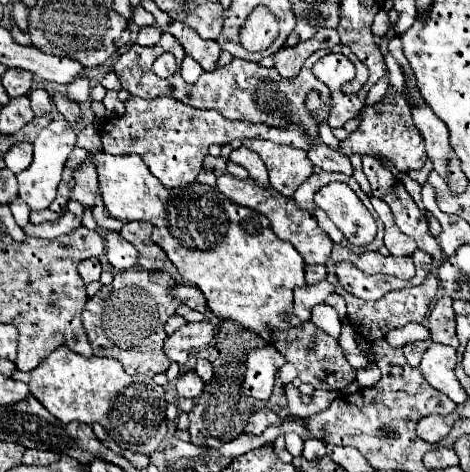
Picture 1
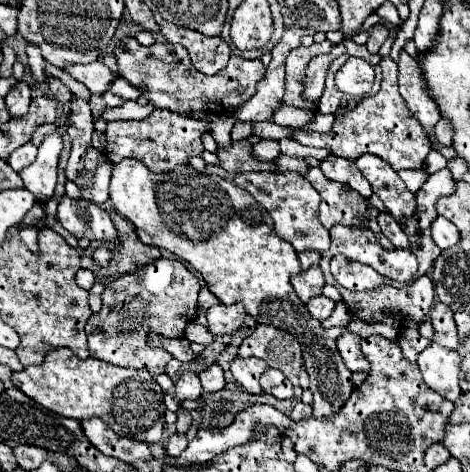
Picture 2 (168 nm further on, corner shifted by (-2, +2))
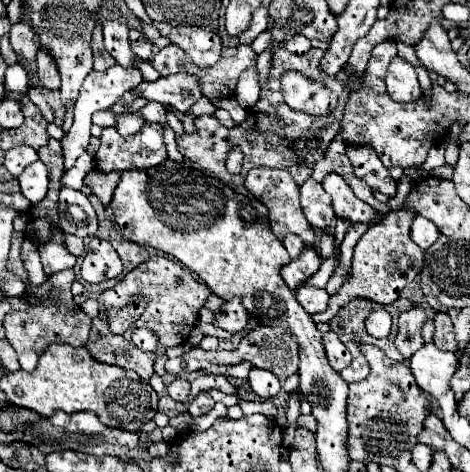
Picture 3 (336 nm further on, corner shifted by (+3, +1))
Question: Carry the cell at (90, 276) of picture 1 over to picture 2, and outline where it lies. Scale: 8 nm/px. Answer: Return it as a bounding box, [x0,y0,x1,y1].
[76,269,96,291]

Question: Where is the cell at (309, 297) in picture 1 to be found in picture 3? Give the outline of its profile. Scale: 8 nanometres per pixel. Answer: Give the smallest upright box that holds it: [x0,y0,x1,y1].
[281,246,321,290]

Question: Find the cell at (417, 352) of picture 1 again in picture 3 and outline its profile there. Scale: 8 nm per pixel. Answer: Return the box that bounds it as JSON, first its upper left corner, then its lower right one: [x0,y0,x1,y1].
[397,306,427,358]

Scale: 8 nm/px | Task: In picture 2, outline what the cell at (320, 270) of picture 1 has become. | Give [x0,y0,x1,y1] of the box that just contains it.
[298,251,320,271]

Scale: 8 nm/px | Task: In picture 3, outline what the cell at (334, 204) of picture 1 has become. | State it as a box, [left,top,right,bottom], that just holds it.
[245,168,315,246]

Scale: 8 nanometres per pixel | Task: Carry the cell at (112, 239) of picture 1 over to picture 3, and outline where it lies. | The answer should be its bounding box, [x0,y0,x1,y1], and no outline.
[57,186,97,238]

